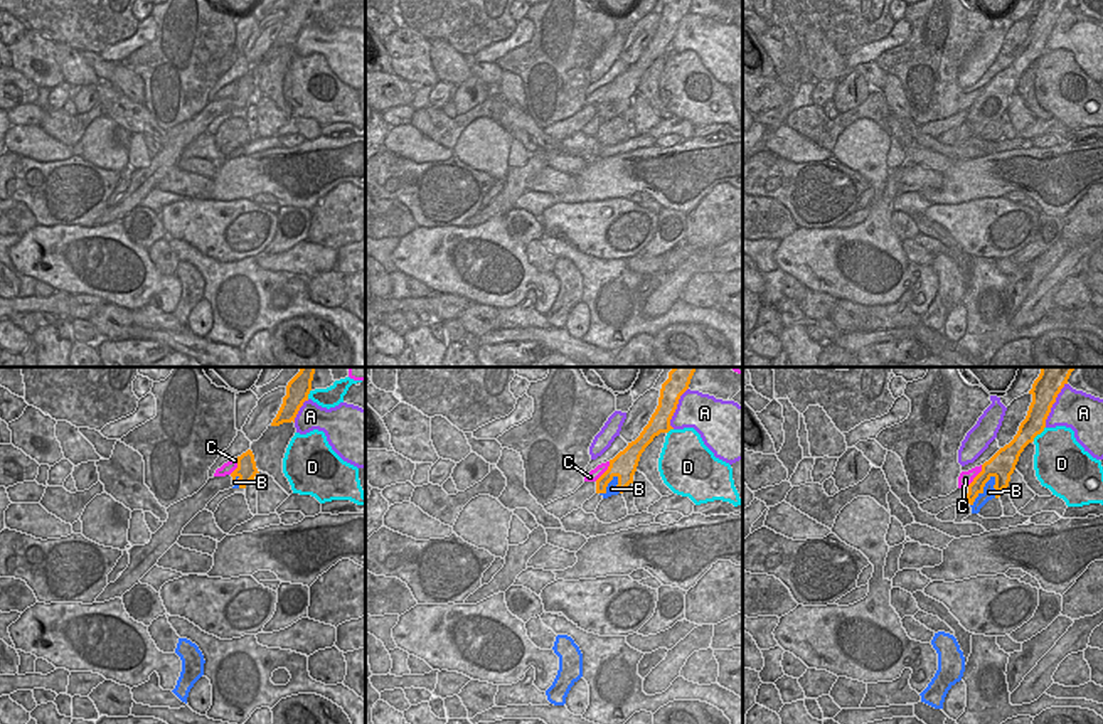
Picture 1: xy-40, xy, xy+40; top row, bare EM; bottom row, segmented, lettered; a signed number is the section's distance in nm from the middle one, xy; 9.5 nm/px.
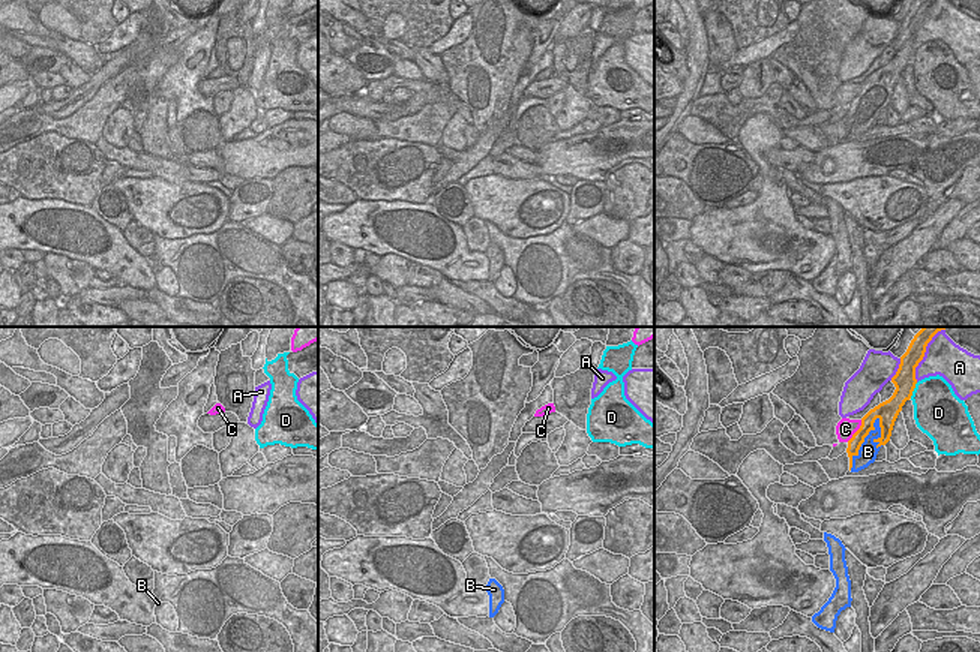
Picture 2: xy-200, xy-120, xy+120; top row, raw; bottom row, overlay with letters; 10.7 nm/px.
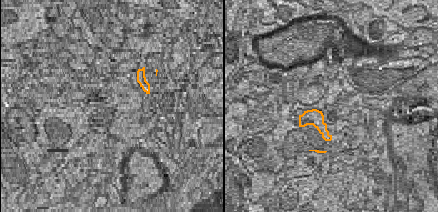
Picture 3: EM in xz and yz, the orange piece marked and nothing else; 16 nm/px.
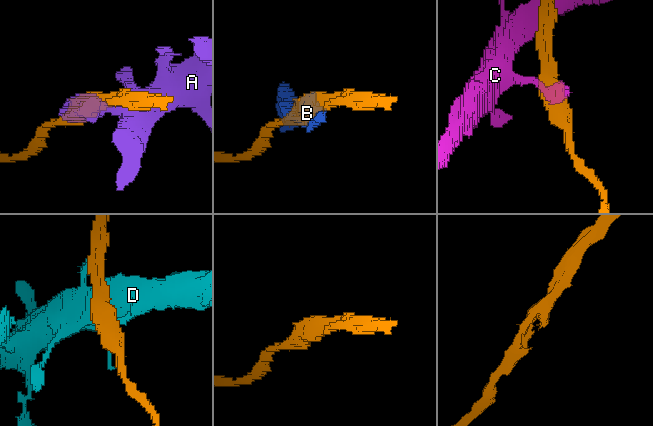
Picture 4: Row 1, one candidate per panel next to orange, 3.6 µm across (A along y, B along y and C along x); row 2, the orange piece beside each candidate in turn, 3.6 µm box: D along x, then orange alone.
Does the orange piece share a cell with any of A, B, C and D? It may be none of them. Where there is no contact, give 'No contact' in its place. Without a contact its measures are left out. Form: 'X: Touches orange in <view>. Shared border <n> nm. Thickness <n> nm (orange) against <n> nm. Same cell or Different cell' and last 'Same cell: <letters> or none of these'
A: Touches orange in xy+40. Shared border 480 nm. Thickness 260 nm (orange) against 380 nm. Different cell
B: Touches orange in xy+40. Shared border 380 nm. Thickness 160 nm (orange) against 130 nm. Different cell
C: Touches orange in xy+40. Shared border 260 nm. Thickness 240 nm (orange) against 140 nm. Different cell
D: Touches orange in xy+40. Shared border 190 nm. Thickness 220 nm (orange) against 420 nm. Different cell
Same cell: none of these.

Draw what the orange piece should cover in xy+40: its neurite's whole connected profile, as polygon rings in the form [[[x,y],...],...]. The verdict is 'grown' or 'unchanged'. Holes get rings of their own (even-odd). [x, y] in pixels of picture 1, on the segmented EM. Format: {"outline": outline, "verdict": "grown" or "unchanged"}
{"outline": [[[1041,367],[1039,377],[1034,381],[1029,394],[1032,402],[1026,419],[1020,423],[1014,439],[1000,448],[988,461],[982,465],[982,471],[968,485],[967,500],[973,505],[975,498],[983,493],[985,483],[994,476],[997,490],[995,498],[1009,487],[1010,475],[1015,470],[1020,453],[1046,428],[1046,419],[1056,402],[1058,394],[1068,384],[1074,367]]], "verdict": "unchanged"}

